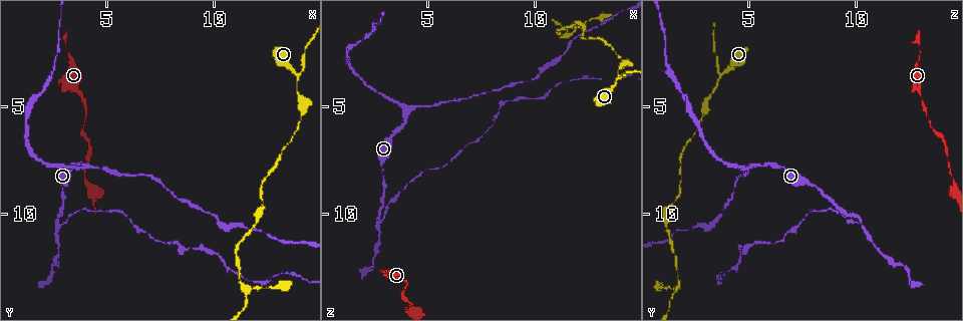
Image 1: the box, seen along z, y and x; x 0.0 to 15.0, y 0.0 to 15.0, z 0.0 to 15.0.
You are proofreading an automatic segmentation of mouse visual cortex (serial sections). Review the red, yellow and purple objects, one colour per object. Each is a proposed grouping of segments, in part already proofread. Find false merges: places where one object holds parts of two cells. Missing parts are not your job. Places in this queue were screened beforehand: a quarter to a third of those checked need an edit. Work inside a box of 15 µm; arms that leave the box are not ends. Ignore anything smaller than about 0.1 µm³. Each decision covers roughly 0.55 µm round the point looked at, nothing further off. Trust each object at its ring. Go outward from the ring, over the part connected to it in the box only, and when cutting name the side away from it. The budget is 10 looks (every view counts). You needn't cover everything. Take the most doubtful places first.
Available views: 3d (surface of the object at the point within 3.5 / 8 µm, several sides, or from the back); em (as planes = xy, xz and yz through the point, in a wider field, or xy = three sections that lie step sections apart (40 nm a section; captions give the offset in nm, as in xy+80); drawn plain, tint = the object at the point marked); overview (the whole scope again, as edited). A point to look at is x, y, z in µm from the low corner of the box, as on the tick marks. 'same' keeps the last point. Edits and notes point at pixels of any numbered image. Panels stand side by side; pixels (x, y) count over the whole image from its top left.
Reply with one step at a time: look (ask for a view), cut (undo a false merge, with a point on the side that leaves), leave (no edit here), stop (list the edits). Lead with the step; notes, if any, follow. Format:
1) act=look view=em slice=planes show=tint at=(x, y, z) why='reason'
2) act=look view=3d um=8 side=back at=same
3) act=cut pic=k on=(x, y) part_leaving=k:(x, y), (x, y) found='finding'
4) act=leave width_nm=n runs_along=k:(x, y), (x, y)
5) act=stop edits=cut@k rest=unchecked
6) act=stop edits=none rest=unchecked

act=look view=3d um=8 at=(13.8, 3.5, 3.8) why='three arms meet'

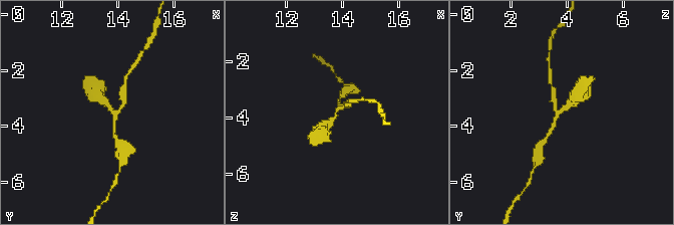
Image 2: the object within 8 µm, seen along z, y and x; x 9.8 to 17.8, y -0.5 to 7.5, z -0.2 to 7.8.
act=look view=3d um=3.5 at=(13.8, 3.5, 3.7) why='closer look'

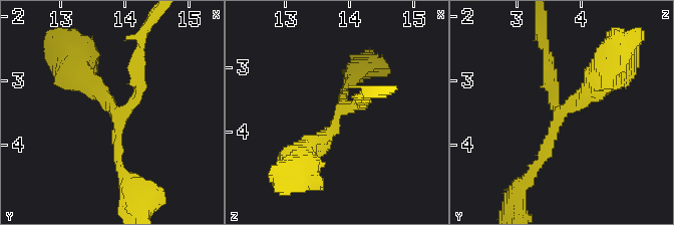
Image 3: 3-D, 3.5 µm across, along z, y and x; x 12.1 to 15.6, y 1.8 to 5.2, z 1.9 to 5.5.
act=look view=em slice=planes show=tint at=(13.85, 3.45, 3.70) arms=3 arm_widths_nm=150,200,300 why='now the EM'

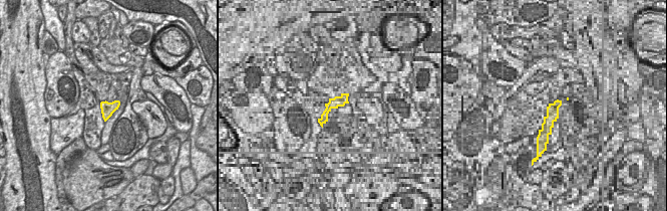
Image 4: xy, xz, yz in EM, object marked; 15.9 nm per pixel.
act=leave runs_along=3:(602, 73), (559, 114), (533, 170) found='all the same cell'

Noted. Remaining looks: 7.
act=look view=3d um=3.5 at=(11.4, 13.5, 1.7) why='abrupt turn'

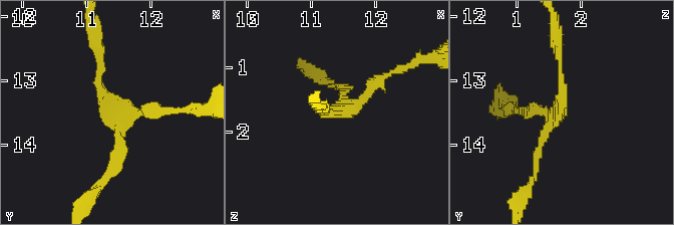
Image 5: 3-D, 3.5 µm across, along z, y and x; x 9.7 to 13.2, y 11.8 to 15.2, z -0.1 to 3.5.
act=look view=em slice=xy step=5 show=tint at=(11.45, 13.45, 1.70) arms=3 arm_widths_nm=100,150,150 why='shape alone is not enough'

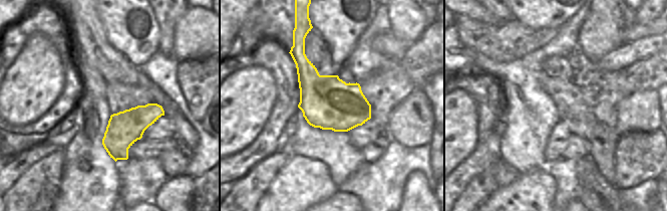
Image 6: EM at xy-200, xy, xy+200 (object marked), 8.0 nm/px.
act=leave found='one cell here'

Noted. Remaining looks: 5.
act=look view=3d um=3.5 side=back at=(4.0, 7.8, 5.2) why='a fork'

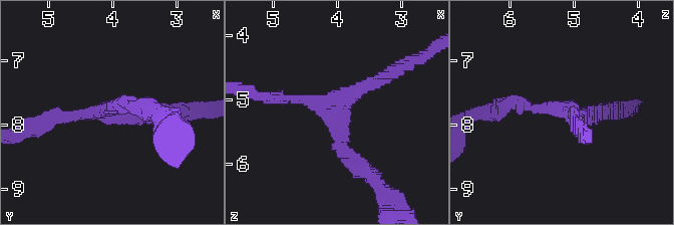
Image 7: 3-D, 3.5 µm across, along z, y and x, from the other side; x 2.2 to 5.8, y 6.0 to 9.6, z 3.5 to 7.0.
act=look view=em slice=xy step=2 show=tint at=(4.05, 7.80, 5.20) arms=3 arm_widths_nm=150,250,250 why='need the tissue'

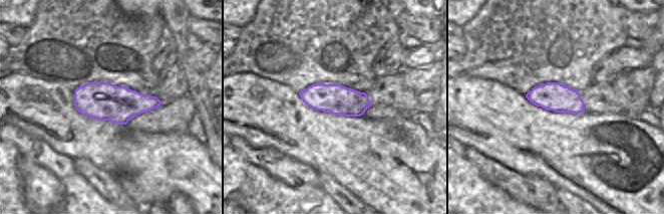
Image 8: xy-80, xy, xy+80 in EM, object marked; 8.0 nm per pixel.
act=leave runs_along=7:(364, 170), (333, 114), (388, 74) found='all the same cell'

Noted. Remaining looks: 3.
act=look view=3d um=3.5 at=(2.9, 8.8, 8.2) why='thin neck'

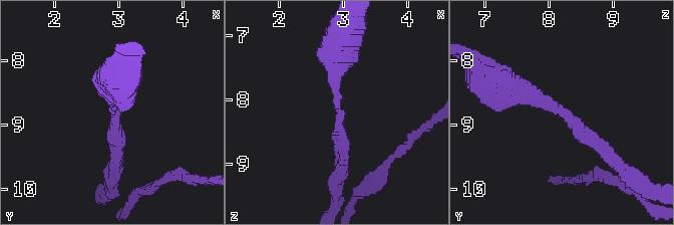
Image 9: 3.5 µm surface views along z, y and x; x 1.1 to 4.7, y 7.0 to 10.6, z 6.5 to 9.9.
act=look view=em slice=xy step=5 show=plain at=(2.95, 8.75, 8.20) why='shape alone is not enough'

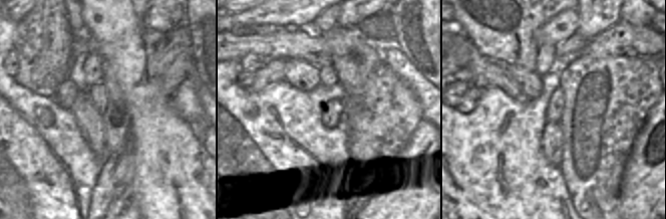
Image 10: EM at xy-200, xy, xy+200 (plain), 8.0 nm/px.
act=look view=em slice=xy step=5 show=tint at=same why='with the object marked'

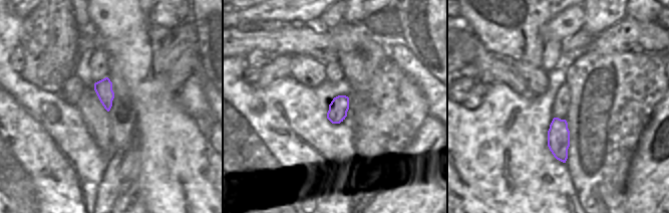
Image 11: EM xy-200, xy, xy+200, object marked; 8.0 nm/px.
act=leave runs_along=9:(503, 84), (558, 106), (611, 156) found='one cell here'

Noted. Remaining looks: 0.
act=stop edits=none rest=unchecked

